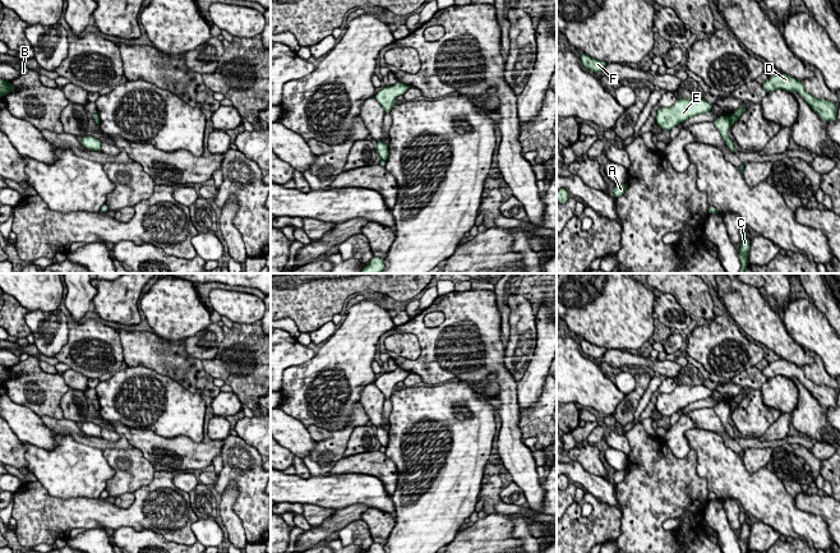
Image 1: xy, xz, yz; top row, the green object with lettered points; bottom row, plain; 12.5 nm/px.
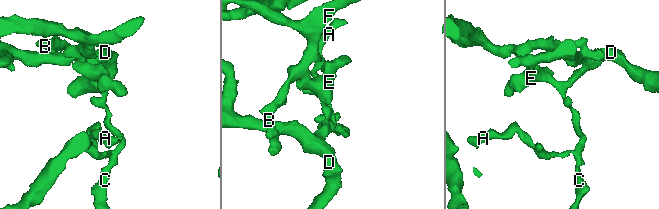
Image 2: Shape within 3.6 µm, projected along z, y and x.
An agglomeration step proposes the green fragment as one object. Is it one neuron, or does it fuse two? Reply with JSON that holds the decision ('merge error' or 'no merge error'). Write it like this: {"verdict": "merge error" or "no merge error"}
{"verdict": "merge error"}

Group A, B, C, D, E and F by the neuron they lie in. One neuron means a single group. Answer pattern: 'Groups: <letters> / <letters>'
Groups: A B C E F / D

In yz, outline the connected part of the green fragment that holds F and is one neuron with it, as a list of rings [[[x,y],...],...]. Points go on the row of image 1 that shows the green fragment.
[[[581,52],[581,63],[582,65],[592,73],[600,74],[605,68],[606,63],[601,60],[596,60],[585,52]]]

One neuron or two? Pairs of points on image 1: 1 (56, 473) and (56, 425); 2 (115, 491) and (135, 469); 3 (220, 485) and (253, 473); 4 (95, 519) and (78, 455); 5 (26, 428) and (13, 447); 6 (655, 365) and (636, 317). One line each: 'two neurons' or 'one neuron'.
1: two neurons
2: one neuron
3: one neuron
4: two neurons
5: two neurons
6: two neurons

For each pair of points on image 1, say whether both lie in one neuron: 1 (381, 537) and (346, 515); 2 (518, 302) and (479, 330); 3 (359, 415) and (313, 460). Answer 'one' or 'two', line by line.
1: two
2: two
3: one

